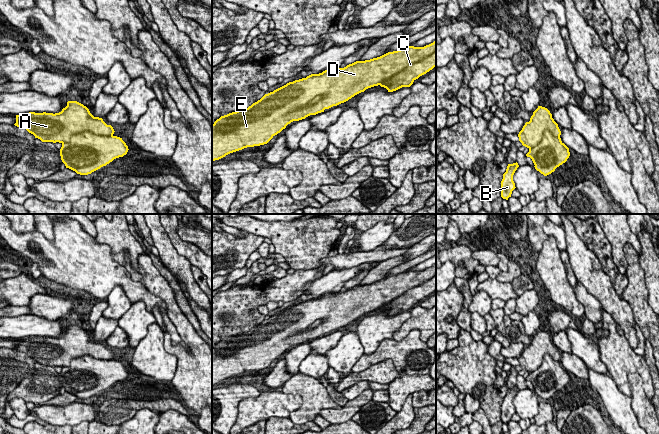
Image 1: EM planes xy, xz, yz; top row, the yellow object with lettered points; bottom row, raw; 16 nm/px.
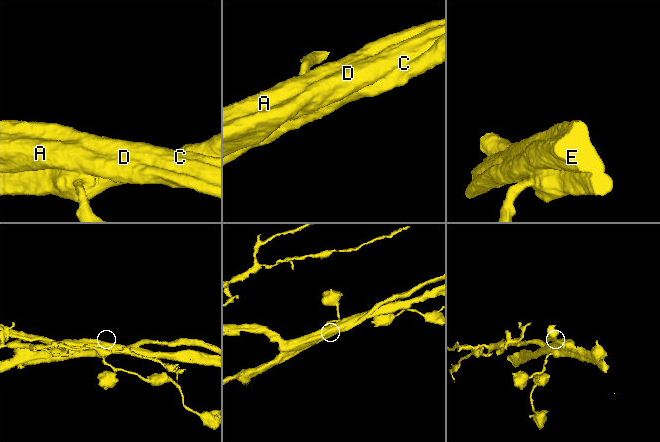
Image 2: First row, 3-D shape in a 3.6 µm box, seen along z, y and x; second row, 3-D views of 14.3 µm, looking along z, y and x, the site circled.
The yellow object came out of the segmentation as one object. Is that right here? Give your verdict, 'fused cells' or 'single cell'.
fused cells

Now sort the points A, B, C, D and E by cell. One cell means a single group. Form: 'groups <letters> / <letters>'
groups A C D E / B

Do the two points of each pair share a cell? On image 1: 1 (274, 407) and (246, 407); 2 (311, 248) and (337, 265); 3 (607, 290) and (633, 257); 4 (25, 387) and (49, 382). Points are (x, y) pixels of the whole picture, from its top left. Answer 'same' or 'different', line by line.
1: same
2: different
3: different
4: same

